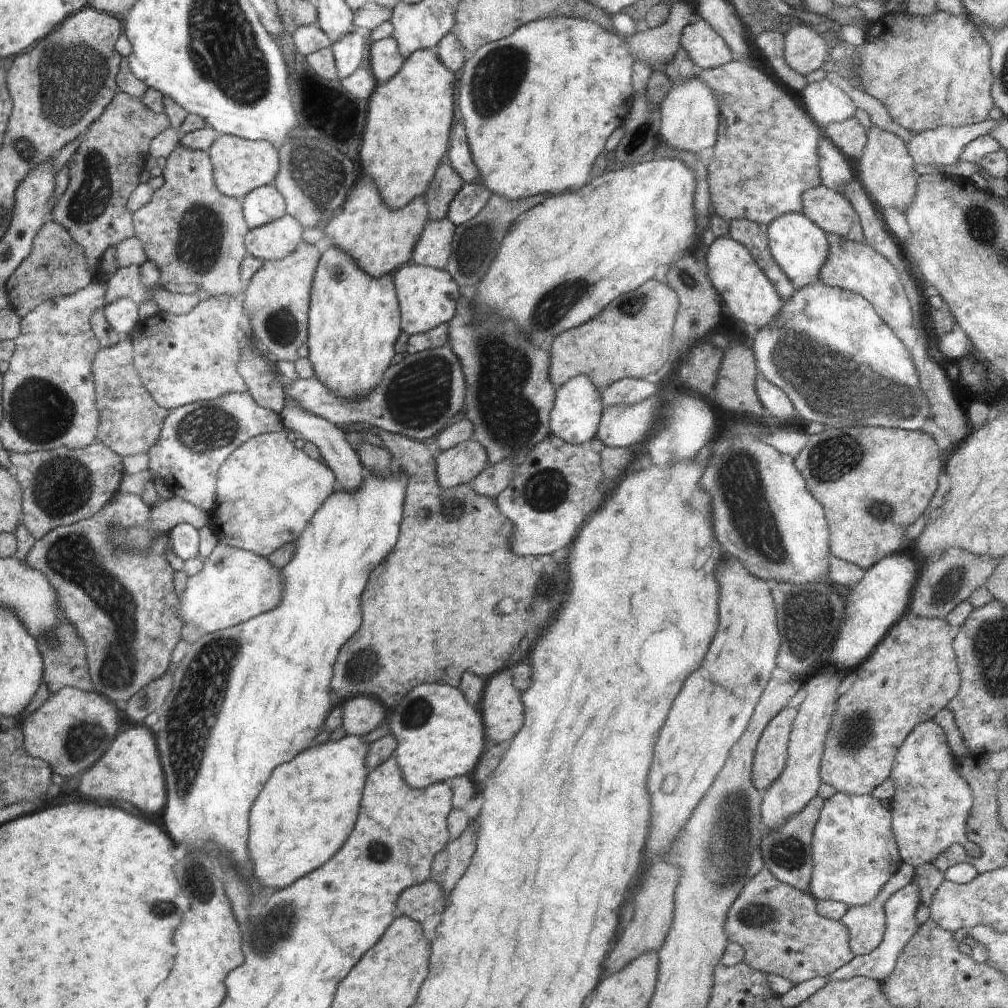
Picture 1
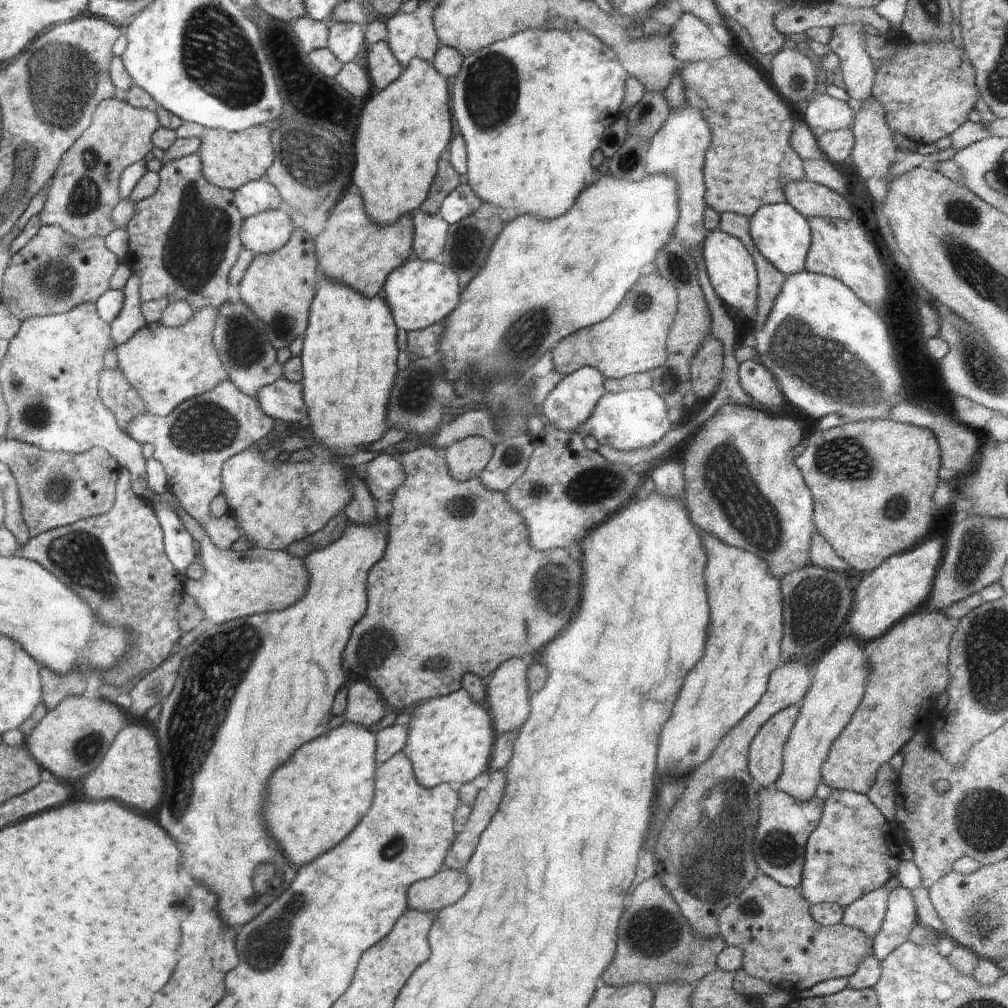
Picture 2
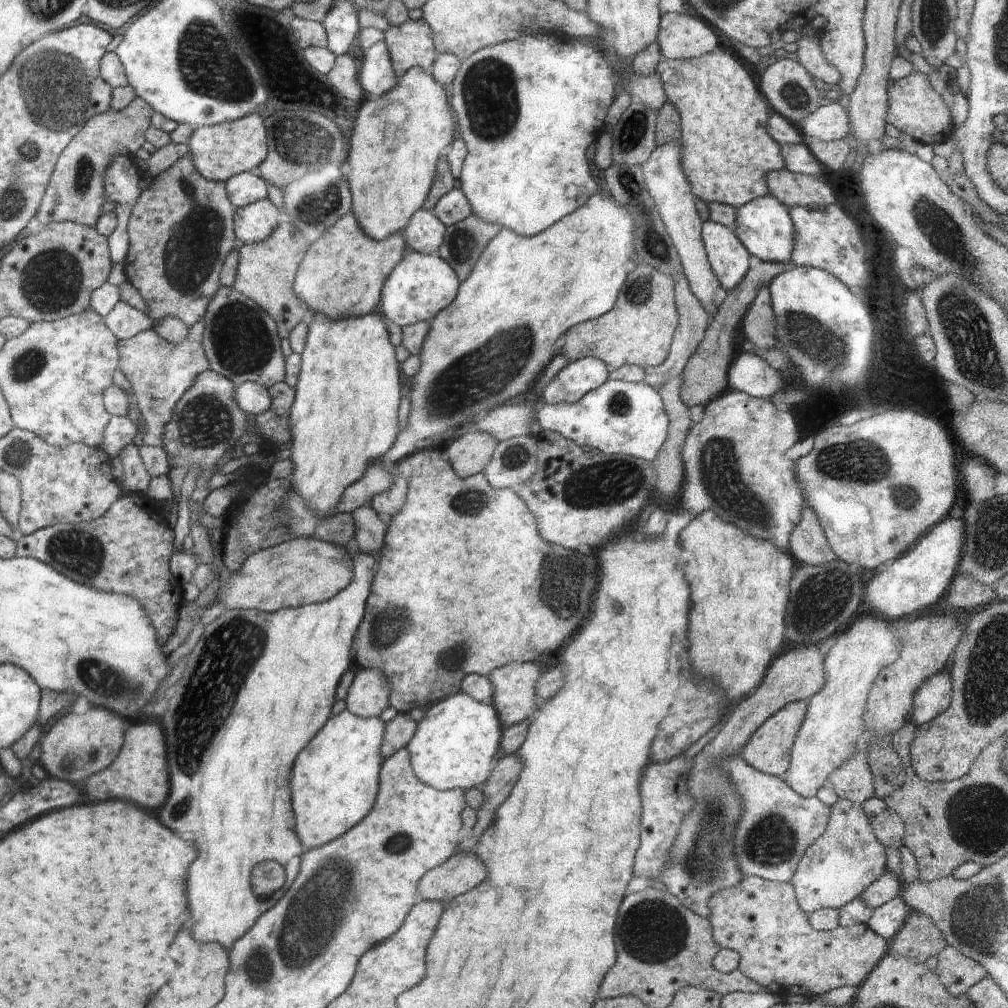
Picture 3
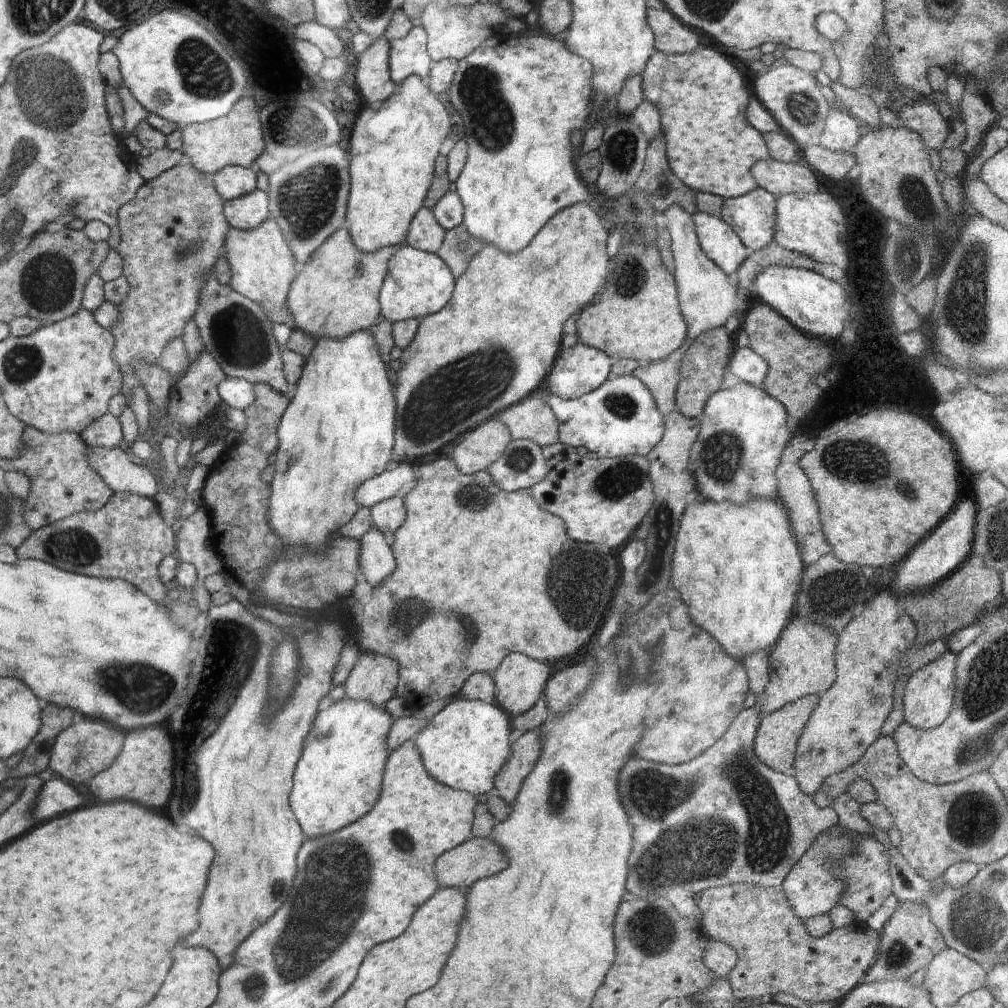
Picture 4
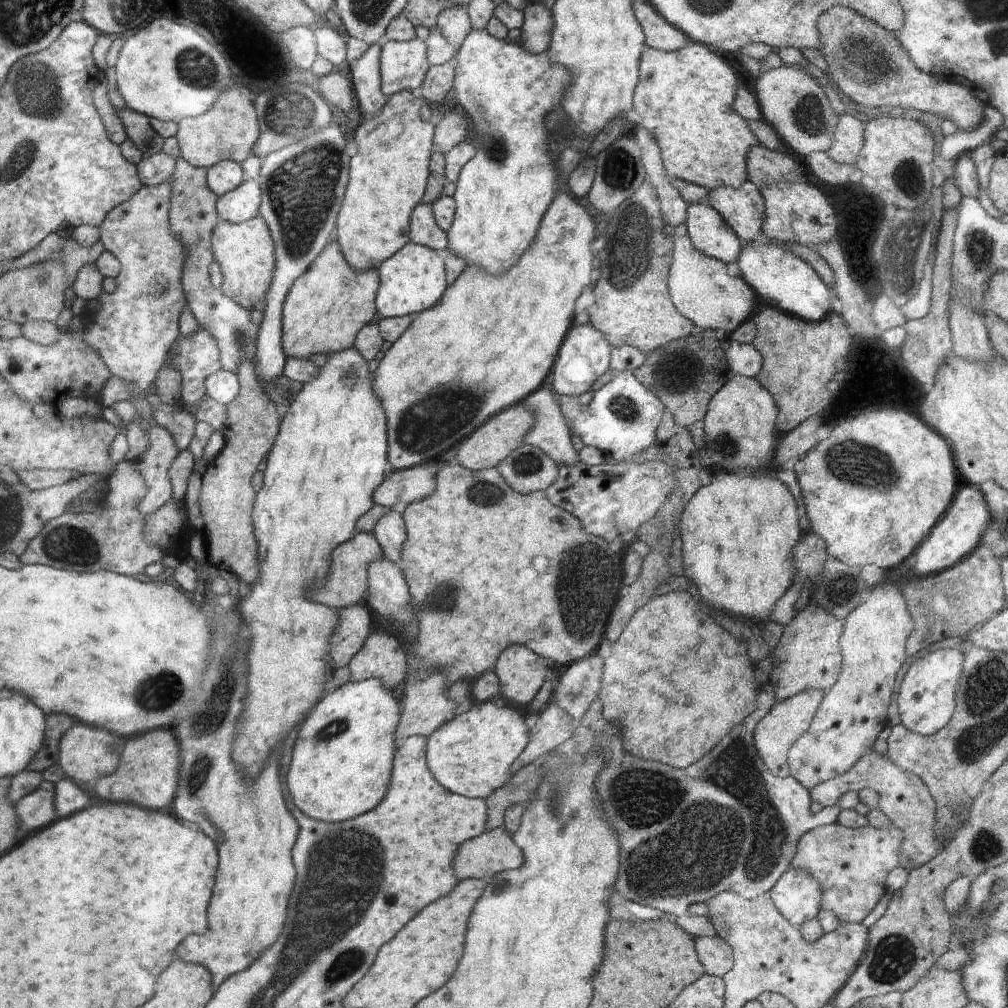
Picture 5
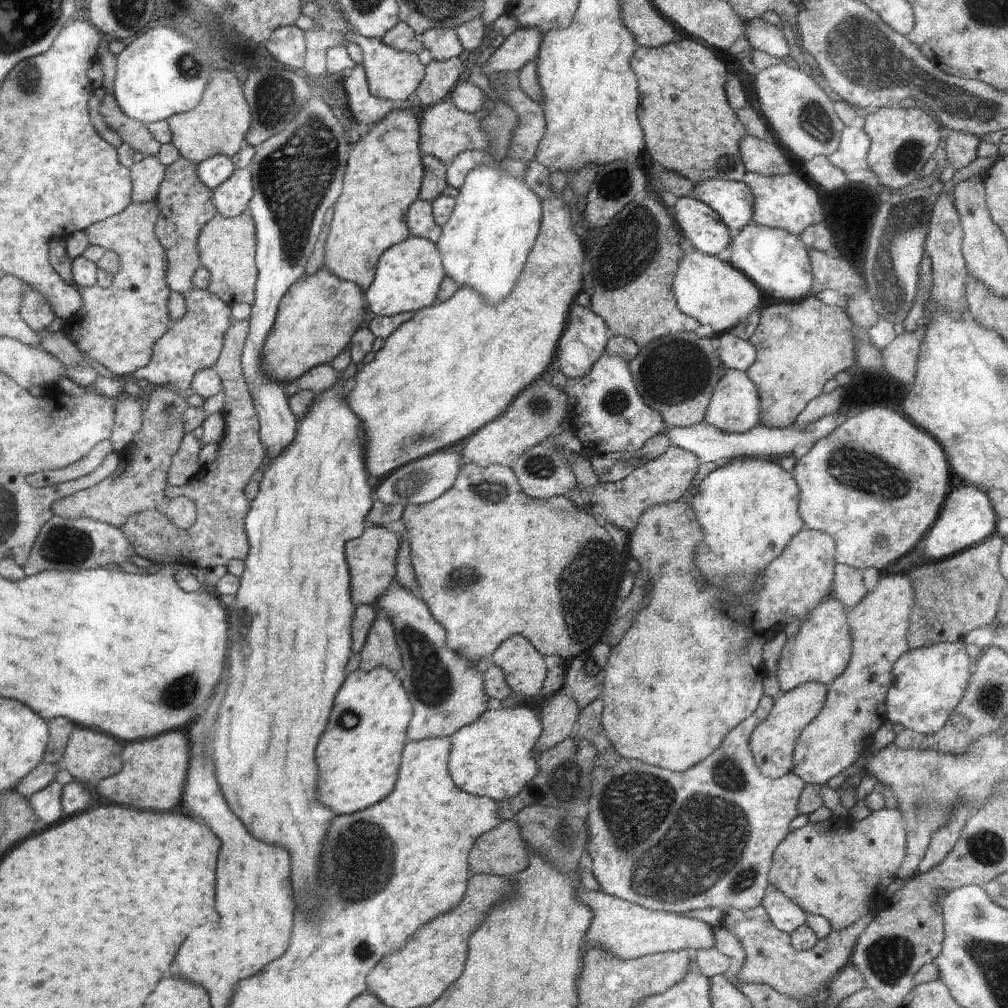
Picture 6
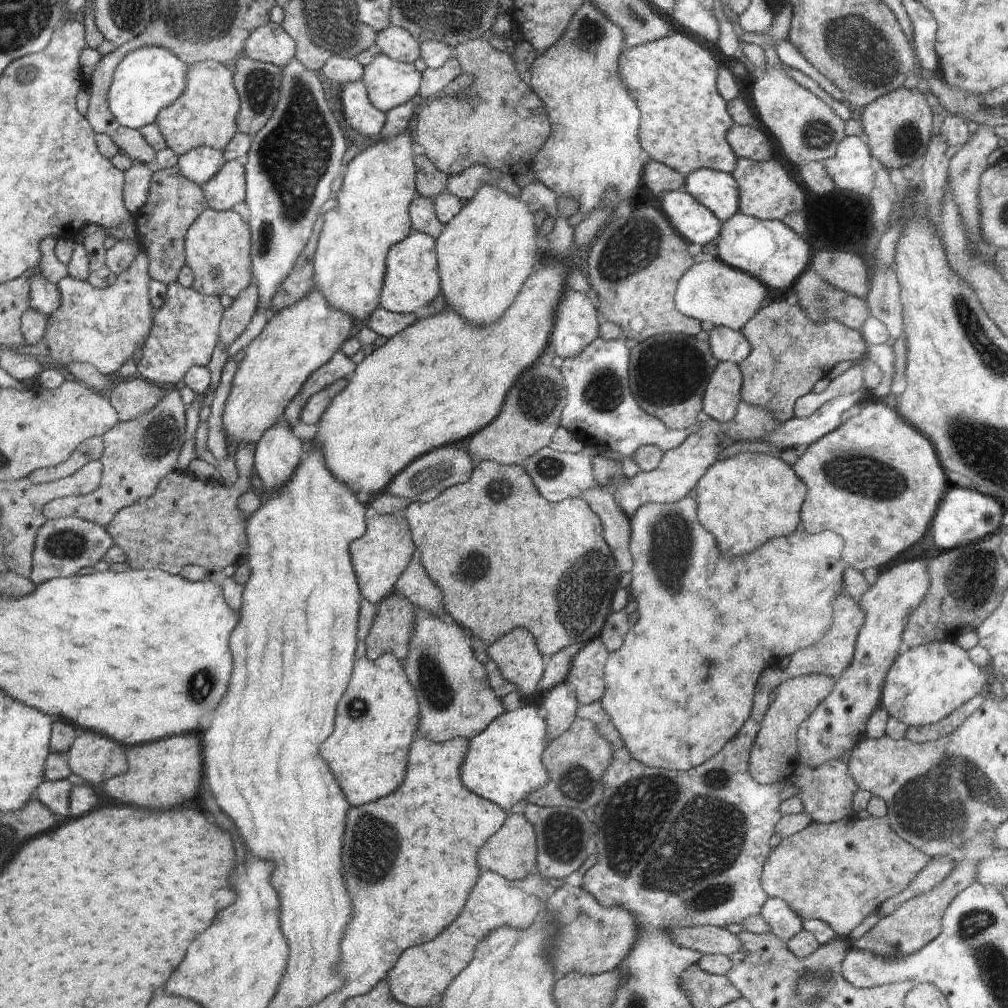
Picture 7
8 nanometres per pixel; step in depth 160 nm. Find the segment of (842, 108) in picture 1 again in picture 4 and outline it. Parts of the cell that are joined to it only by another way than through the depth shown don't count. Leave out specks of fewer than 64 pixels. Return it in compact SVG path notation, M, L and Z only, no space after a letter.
M839 106L829 110L819 144L831 151L851 152L861 137L859 126L860 121L840 111Z

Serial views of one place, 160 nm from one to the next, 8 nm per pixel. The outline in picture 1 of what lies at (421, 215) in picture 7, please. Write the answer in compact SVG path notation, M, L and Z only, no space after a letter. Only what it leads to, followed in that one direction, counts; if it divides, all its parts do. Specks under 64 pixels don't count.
M444 217L442 220L428 220L413 251L412 262L417 265L444 269L450 256L456 228L453 221Z

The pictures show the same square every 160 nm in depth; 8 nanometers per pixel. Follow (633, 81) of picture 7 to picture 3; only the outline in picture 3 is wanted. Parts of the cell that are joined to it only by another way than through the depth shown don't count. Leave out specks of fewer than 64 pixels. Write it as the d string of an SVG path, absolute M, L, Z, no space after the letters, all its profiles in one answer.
M720 45L712 52L707 52L705 55L691 59L667 59L661 56L656 70L666 93L667 102L673 105L680 116L681 167L685 172L686 178L689 179L693 195L705 203L727 204L736 209L743 204L768 194L769 190L765 183L765 174L770 171L784 169L785 160L782 158L780 145L766 132L765 120L768 118L769 113L767 109L768 102L752 81L752 76L748 74L748 70L738 62L738 59L734 55L726 52Z

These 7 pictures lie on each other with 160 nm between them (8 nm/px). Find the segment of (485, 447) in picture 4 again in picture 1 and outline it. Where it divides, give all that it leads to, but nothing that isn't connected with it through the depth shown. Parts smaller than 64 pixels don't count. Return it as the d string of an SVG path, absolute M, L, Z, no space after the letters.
M476 440L466 441L436 458L437 479L445 488L454 488L476 479L490 465L486 449Z

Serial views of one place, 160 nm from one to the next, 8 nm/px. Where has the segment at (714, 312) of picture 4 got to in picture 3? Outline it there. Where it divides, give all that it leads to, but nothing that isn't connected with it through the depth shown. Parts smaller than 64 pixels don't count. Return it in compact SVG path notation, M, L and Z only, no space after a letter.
M681 140L674 144L656 146L641 169L648 192L654 199L662 222L676 247L683 275L686 277L691 293L696 296L702 307L712 313L715 310L713 296L721 284L710 266L701 237L703 220L700 220L700 216L698 216L691 184L681 167Z

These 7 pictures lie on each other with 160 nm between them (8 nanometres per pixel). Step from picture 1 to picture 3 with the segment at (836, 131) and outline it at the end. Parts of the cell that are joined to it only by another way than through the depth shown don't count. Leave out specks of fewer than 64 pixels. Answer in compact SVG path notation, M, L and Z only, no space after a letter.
M809 137L804 140L804 144L825 170L832 170L832 172L838 172L840 168L843 168L846 156L848 156L851 149L846 139L821 141Z

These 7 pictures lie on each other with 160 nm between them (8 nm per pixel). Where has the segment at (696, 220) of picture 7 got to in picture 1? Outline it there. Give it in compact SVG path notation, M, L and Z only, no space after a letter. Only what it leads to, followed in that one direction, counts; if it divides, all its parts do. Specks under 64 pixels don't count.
M728 236L715 238L708 247L704 262L707 264L711 284L717 290L726 314L746 324L753 324L758 329L773 323L773 318L785 301L778 296L774 285L766 278L745 245Z

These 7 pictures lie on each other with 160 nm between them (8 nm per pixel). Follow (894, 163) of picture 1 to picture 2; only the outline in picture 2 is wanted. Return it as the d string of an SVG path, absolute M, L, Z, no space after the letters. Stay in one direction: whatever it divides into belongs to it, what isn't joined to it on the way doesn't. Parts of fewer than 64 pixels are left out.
M872 94L870 98L862 101L862 106L860 106L859 112L853 119L851 129L855 140L849 162L855 166L857 172L865 180L873 176L886 177L890 164L892 164L892 160L894 160L898 151L898 146L896 141L894 141L893 131L885 121L883 106Z

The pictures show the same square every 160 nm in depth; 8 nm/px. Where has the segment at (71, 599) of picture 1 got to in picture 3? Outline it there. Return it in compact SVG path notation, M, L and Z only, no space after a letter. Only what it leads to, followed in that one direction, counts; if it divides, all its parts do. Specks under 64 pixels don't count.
M146 494L126 495L116 500L98 518L79 523L58 523L41 528L17 542L16 557L32 557L52 568L102 590L114 590L136 599L148 612L161 642L176 630L183 586L174 578L169 561L174 554L175 532L169 528L157 502Z

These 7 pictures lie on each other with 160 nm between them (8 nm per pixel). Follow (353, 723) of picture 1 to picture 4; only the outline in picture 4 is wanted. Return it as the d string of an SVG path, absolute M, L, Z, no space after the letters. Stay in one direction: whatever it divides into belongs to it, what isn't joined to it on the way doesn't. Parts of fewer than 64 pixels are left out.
M363 651L346 680L346 698L384 708L396 696L401 665L394 658Z

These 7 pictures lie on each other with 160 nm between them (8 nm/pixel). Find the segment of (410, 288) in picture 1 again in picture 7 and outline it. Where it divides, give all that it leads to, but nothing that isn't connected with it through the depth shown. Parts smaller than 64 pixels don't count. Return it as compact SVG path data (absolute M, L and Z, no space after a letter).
M412 231L400 243L390 247L390 272L386 272L386 288L382 288L380 308L393 313L417 313L428 306L441 292L440 268L435 251L435 238Z

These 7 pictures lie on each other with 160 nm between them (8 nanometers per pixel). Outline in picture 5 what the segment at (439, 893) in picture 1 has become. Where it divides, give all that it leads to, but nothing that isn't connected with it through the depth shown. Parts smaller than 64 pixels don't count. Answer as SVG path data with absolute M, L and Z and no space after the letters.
M496 827L460 844L453 869L459 879L480 879L488 883L494 875L501 874L504 870L520 868L525 863L524 860L525 855L512 835L503 827Z

